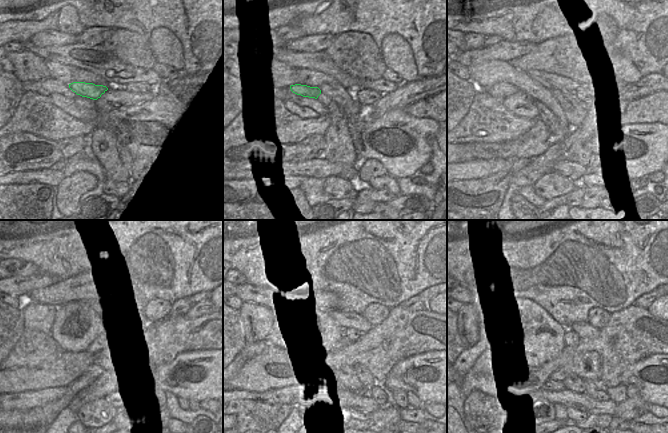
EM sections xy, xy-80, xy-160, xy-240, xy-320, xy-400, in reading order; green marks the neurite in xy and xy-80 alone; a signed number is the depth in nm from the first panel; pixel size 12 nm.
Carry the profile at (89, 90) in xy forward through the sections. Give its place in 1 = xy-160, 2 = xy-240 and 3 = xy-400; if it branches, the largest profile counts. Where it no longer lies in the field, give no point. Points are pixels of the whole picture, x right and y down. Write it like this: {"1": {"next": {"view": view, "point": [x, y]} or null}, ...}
{"1": {"next": {"view": "xy-160", "point": [495, 91]}}, "2": {"next": {"view": "xy-240", "point": [36, 316]}}, "3": {"next": {"view": "xy-400", "point": [472, 328]}}}

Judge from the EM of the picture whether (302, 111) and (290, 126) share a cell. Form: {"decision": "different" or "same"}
{"decision": "different"}

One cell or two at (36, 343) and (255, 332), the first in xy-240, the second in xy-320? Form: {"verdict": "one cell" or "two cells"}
{"verdict": "two cells"}

